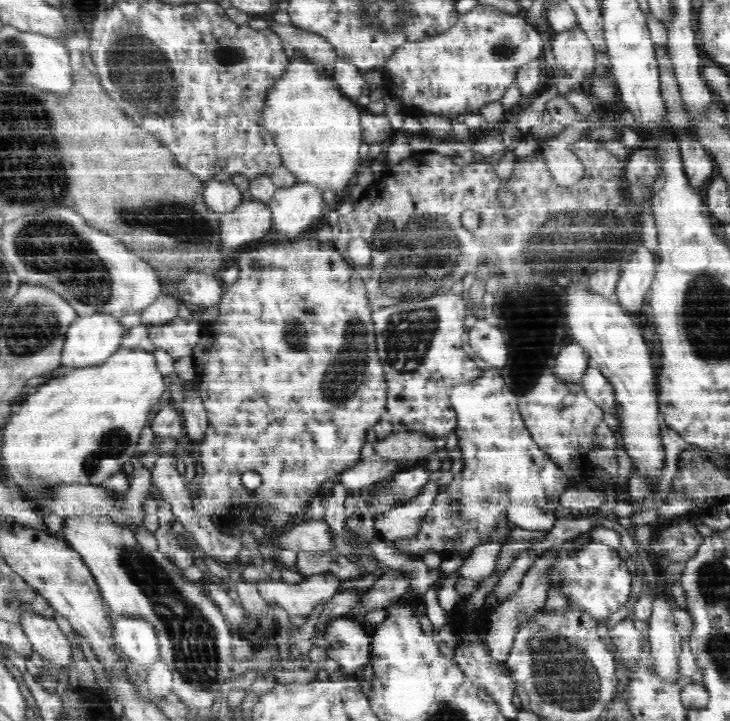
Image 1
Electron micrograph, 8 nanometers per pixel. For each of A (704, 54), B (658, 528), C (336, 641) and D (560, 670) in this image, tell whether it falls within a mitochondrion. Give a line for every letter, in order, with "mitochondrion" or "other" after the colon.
A: other
B: other
C: mitochondrion
D: mitochondrion

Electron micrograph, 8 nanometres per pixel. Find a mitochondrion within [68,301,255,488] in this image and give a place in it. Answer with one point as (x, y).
(112, 444)

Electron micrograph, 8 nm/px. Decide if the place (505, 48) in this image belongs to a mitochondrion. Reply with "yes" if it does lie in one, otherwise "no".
yes

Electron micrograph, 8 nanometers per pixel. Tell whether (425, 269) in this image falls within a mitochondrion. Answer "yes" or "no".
yes

